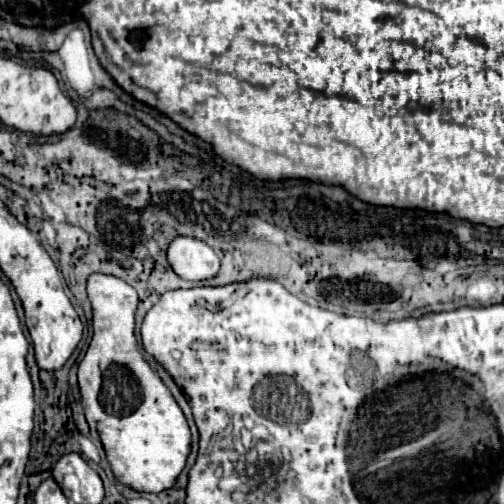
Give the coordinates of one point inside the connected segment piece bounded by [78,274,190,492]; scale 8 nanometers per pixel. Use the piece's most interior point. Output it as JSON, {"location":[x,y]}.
{"location":[145,435]}

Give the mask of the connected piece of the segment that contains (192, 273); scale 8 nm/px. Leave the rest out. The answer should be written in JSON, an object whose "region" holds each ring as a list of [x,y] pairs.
{"region":[[[176,236],[168,246],[168,264],[184,280],[208,280],[218,268],[220,260],[216,252],[202,240],[192,236]]]}

